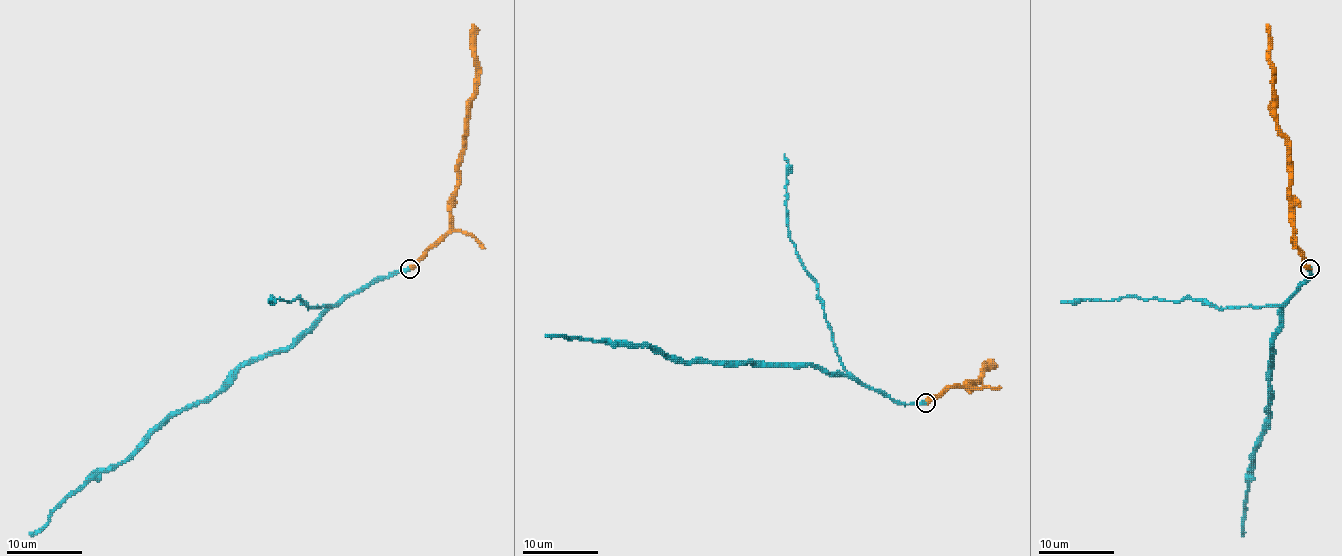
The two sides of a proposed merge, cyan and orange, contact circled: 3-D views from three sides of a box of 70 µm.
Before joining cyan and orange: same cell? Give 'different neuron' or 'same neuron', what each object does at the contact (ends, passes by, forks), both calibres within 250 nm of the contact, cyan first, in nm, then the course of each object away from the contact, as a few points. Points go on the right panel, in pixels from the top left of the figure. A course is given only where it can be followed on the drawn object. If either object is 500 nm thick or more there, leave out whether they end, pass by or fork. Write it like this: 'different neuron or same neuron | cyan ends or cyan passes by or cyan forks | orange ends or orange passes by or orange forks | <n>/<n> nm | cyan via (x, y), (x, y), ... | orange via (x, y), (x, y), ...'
same neuron | cyan ends | orange ends | 420/440 nm | cyan via (1309, 269), (1309, 276), (1283, 306), (1283, 321), (1275, 331), (1272, 346), (1270, 425), (1253, 453), (1242, 534) | orange via (1309, 269), (1304, 254), (1294, 244), (1287, 137), (1277, 124), (1270, 28), (1266, 24)

